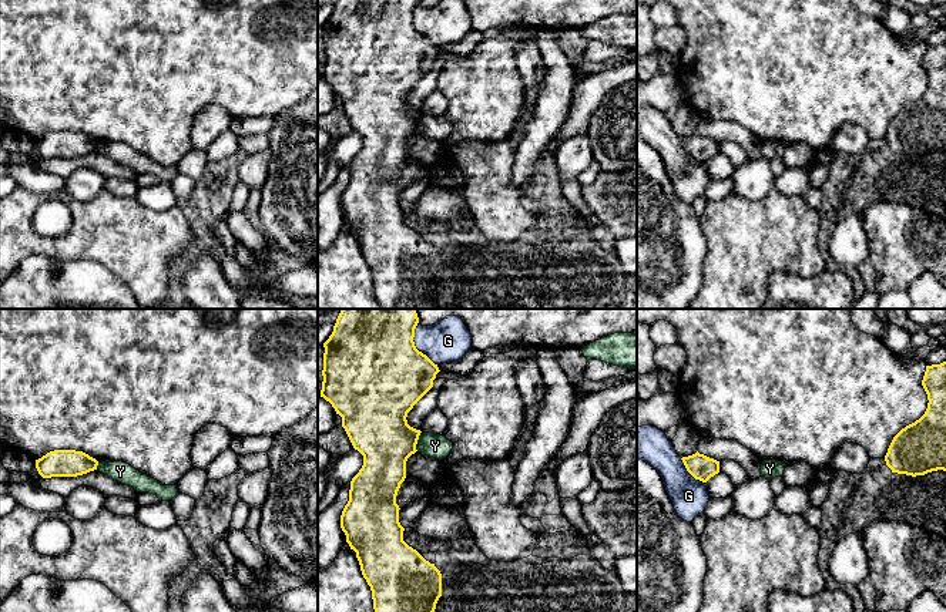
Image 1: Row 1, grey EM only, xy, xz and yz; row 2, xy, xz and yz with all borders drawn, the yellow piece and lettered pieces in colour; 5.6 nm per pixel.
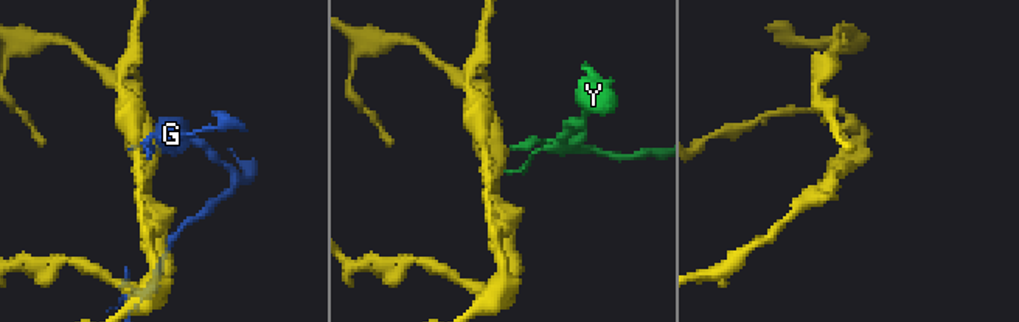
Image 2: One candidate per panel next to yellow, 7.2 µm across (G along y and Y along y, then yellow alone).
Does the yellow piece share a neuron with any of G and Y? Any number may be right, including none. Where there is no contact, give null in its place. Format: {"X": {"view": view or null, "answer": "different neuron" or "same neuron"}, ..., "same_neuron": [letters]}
{"G": {"view": "xz", "answer": "different neuron"}, "Y": {"view": "xz", "answer": "different neuron"}, "same_neuron": []}

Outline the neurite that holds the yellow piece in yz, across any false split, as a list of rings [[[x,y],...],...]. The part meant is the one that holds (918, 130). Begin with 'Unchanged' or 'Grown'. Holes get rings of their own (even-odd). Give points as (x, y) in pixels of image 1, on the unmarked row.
Unchanged. [[[946,43],[926,47],[922,67],[927,75],[927,90],[919,101],[893,118],[885,137],[892,154],[916,158],[937,151],[946,152]]]

